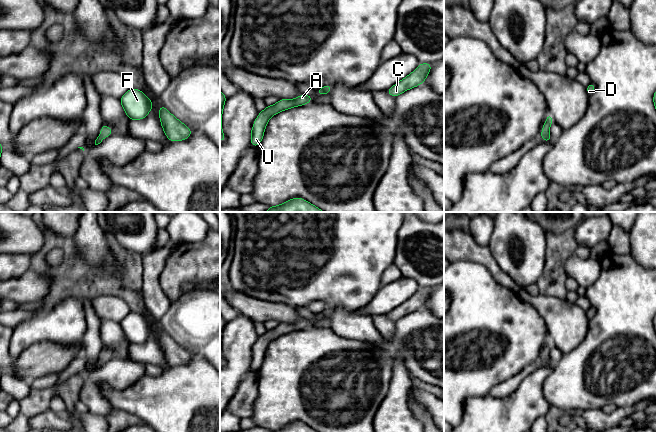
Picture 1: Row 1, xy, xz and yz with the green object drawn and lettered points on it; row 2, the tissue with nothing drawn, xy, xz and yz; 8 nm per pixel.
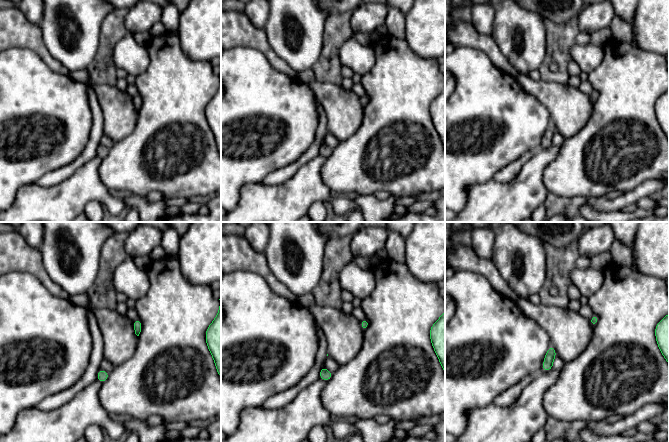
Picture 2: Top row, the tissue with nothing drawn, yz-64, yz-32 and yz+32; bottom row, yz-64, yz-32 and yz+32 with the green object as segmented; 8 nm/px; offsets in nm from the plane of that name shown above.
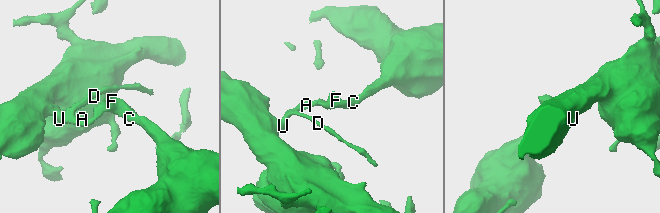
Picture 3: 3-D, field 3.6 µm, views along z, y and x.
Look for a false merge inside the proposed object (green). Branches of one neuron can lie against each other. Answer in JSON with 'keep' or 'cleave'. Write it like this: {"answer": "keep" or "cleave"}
{"answer": "keep"}

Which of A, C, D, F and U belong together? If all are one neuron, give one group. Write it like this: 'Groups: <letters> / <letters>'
Groups: A C D F U

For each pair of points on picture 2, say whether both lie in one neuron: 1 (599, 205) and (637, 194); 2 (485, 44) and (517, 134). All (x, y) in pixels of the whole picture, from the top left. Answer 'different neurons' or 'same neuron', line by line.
1: same neuron
2: different neurons

